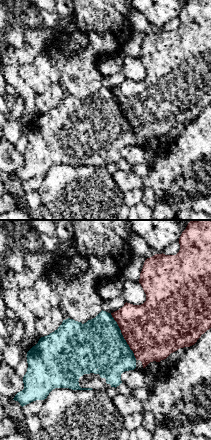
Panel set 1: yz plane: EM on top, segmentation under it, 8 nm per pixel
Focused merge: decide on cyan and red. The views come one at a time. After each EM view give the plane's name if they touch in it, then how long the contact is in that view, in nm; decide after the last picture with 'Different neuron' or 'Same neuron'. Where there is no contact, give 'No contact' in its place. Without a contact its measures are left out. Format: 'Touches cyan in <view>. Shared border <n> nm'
Touches cyan in yz. Shared border 440 nm

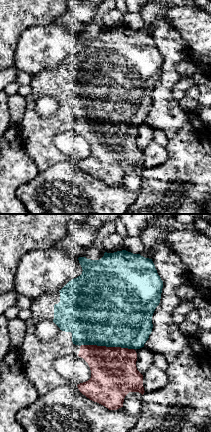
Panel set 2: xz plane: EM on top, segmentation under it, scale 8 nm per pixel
Touches cyan in xz. Shared border 440 nm

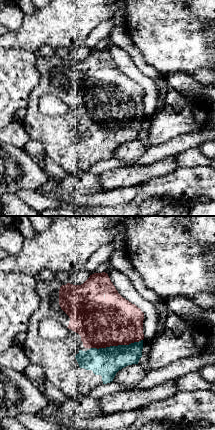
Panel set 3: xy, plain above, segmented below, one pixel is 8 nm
Touches cyan in xy. Shared border 440 nm

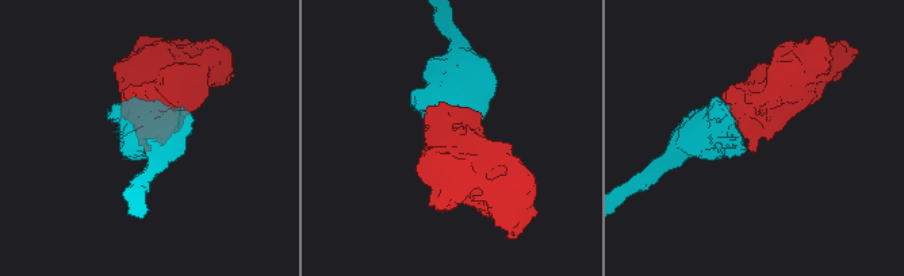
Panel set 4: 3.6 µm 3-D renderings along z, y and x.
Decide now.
Same neuron

